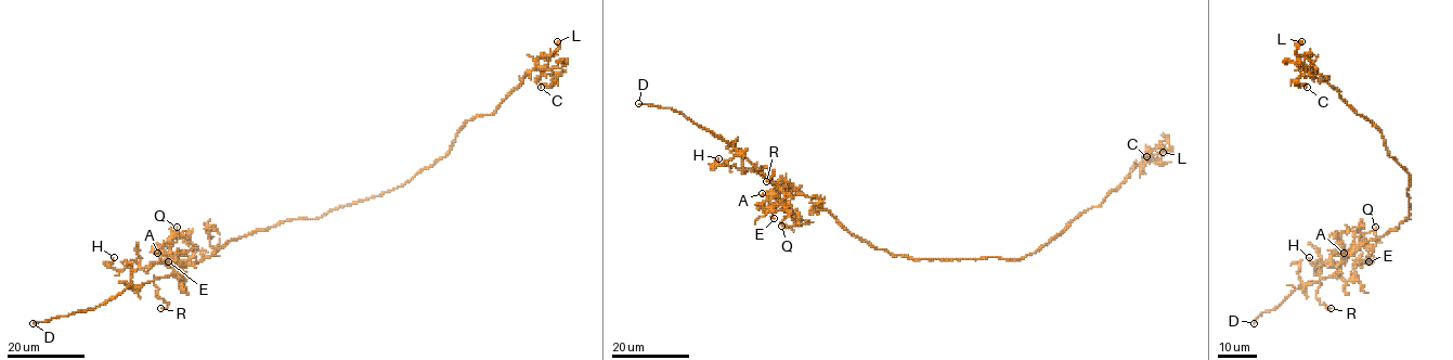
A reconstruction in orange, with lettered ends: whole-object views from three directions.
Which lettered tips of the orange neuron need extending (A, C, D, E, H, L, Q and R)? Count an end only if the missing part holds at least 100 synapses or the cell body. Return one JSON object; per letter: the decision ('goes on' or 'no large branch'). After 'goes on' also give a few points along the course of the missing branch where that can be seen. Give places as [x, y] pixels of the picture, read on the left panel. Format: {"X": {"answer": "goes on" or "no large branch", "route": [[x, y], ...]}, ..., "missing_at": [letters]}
{"A": {"answer": "no large branch"}, "C": {"answer": "no large branch"}, "D": {"answer": "goes on"}, "E": {"answer": "no large branch"}, "H": {"answer": "no large branch"}, "L": {"answer": "no large branch"}, "Q": {"answer": "no large branch"}, "R": {"answer": "no large branch"}, "missing_at": ["D"]}

